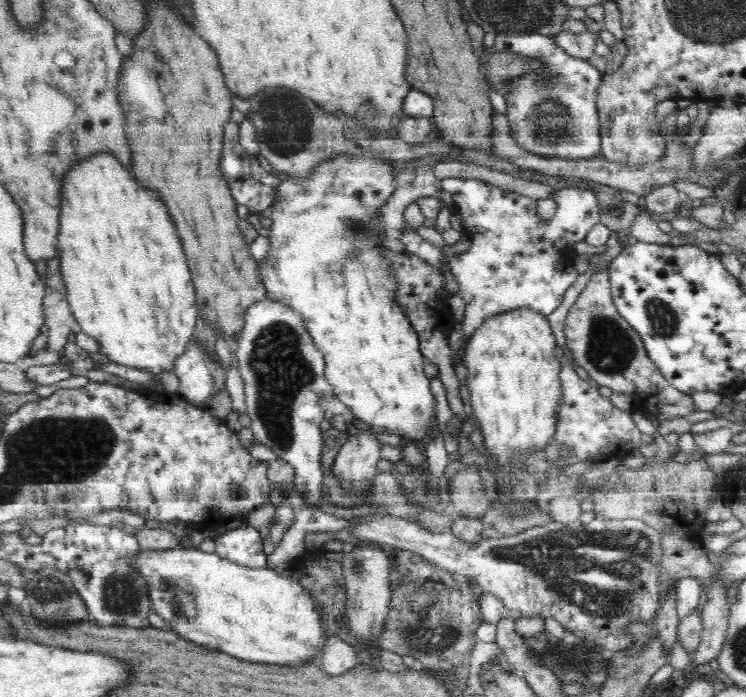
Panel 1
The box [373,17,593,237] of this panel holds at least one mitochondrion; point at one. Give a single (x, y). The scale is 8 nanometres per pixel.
(550, 122)

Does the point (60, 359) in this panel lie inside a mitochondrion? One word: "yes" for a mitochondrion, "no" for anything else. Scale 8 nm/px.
no

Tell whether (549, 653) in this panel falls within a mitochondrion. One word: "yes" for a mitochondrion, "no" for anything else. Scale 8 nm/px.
yes

